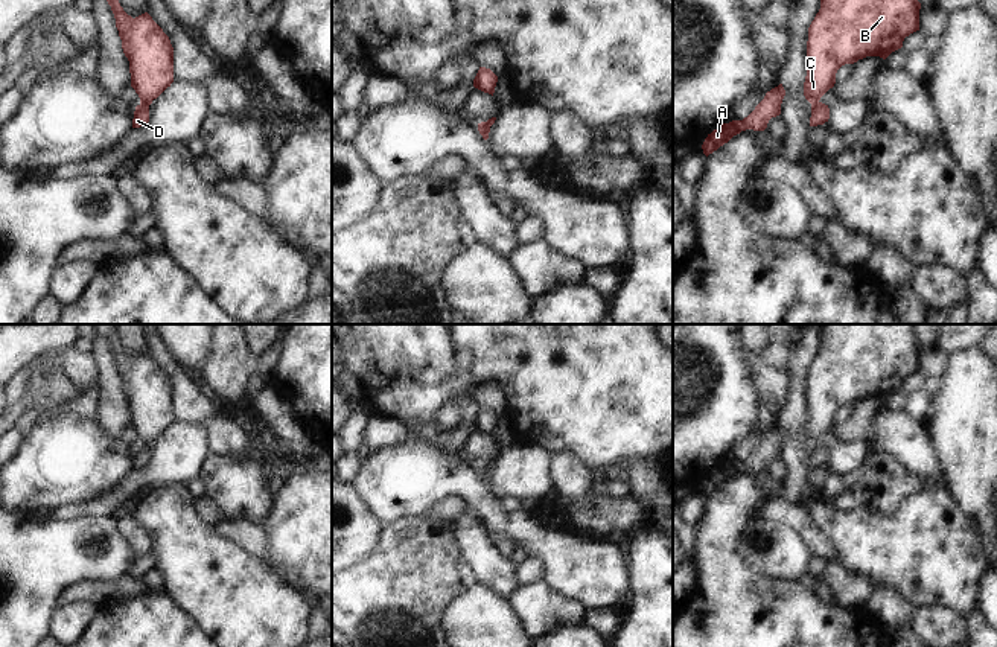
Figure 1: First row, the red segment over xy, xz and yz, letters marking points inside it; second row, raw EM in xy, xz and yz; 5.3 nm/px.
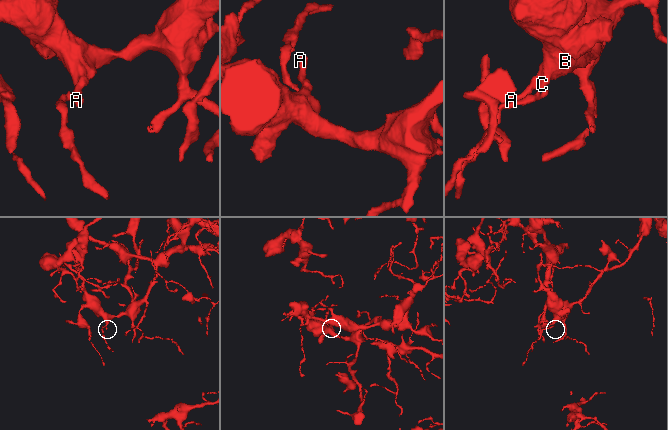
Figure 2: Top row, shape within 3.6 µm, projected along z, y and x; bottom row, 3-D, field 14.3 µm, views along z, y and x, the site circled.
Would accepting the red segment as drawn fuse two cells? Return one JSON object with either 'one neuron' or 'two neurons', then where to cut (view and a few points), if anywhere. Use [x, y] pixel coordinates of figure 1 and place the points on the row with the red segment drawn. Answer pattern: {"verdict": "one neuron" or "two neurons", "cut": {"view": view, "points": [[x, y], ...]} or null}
{"verdict": "two neurons", "cut": {"view": "xy", "points": [[140, 102], [148, 105]]}}

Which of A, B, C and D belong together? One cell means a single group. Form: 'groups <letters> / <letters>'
groups A B C / D

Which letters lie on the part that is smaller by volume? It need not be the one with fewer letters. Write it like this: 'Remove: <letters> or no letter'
Remove: D

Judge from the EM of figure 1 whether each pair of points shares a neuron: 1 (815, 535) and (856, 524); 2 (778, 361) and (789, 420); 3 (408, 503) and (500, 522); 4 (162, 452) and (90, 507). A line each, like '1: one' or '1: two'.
1: two
2: two
3: one
4: one

